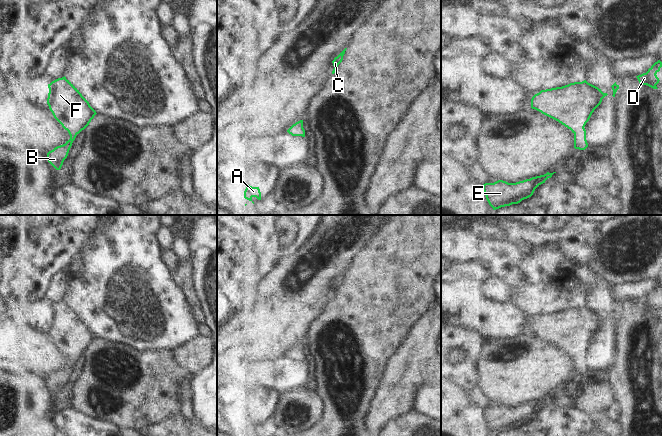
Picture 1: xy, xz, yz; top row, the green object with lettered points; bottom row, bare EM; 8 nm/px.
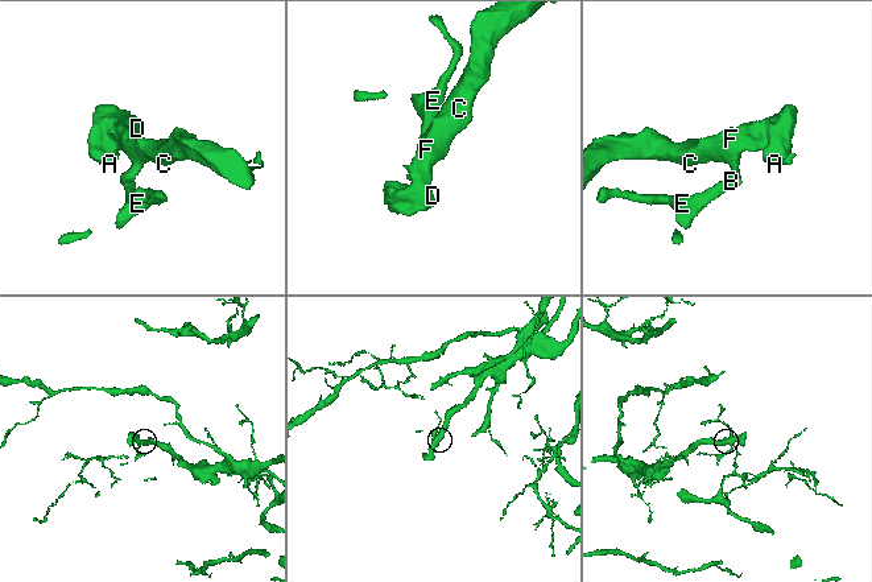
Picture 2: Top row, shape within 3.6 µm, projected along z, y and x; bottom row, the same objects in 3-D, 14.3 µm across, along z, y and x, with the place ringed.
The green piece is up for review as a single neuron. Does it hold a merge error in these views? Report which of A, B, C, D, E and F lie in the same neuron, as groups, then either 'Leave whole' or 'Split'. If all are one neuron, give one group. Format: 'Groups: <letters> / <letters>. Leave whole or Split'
Groups: A B C D E F. Leave whole.

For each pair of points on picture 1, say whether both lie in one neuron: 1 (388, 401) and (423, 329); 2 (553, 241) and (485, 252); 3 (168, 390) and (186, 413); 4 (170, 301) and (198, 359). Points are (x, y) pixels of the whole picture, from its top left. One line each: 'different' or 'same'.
1: same
2: different
3: different
4: different

